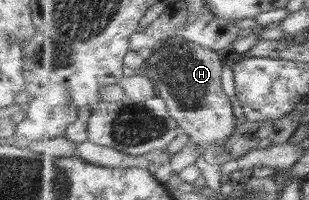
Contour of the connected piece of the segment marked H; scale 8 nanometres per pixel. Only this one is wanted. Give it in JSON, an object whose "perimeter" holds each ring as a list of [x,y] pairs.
{"perimeter":[[[181,37],[162,40],[147,54],[147,66],[141,73],[154,81],[155,94],[165,100],[170,115],[181,132],[189,136],[189,144],[212,146],[227,142],[234,134],[236,118],[228,94],[222,90],[222,65],[227,55]]]}

